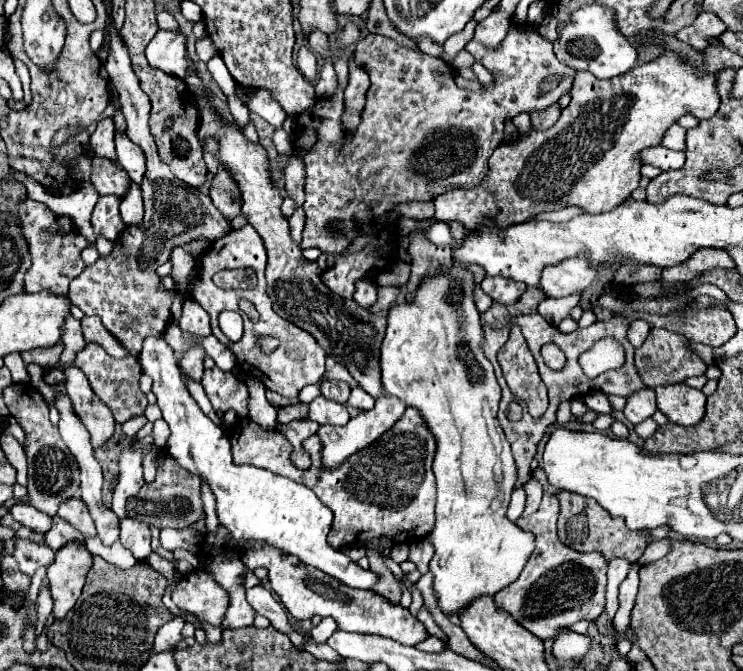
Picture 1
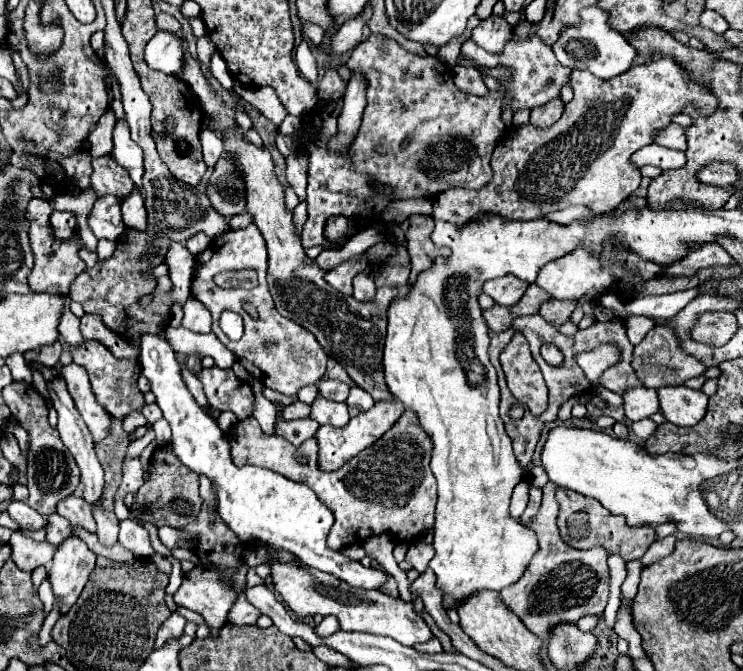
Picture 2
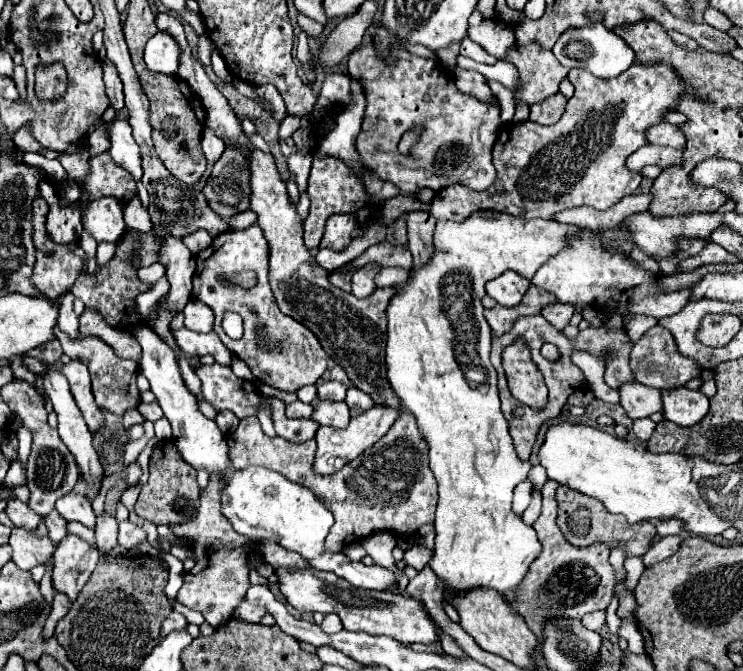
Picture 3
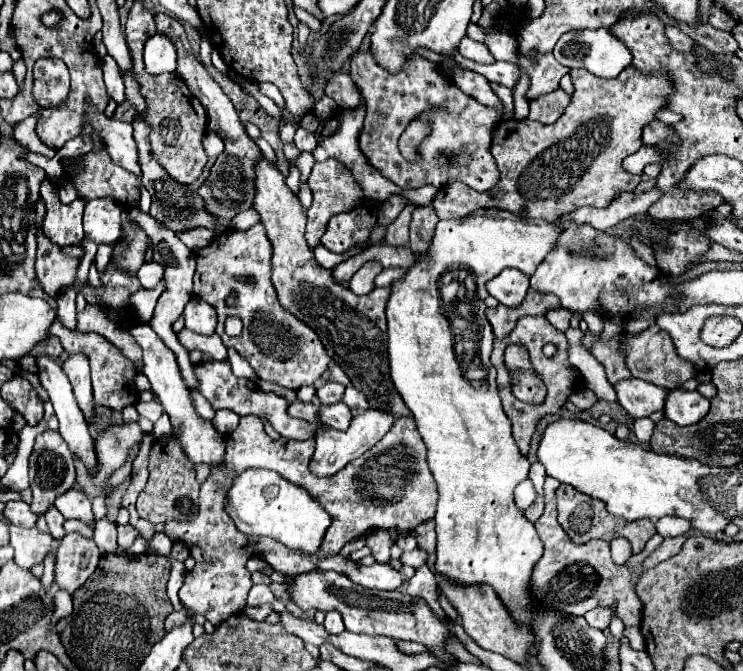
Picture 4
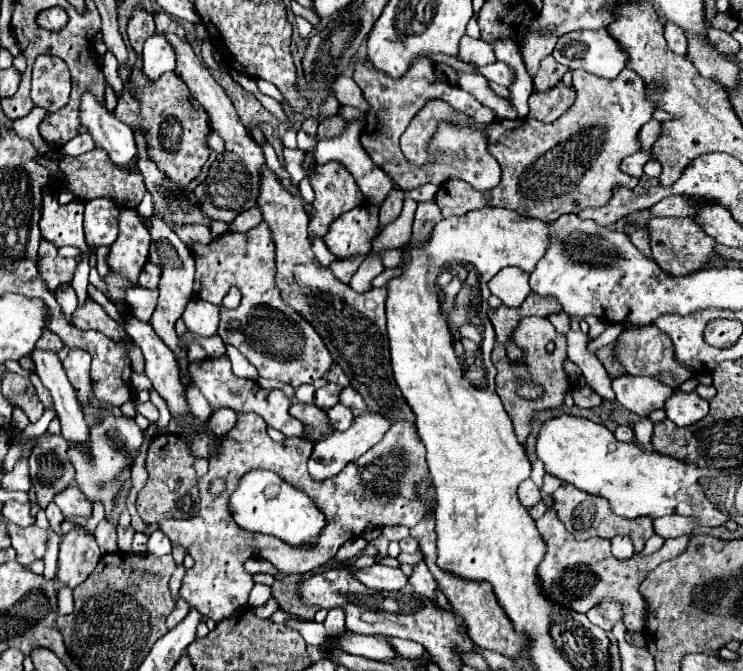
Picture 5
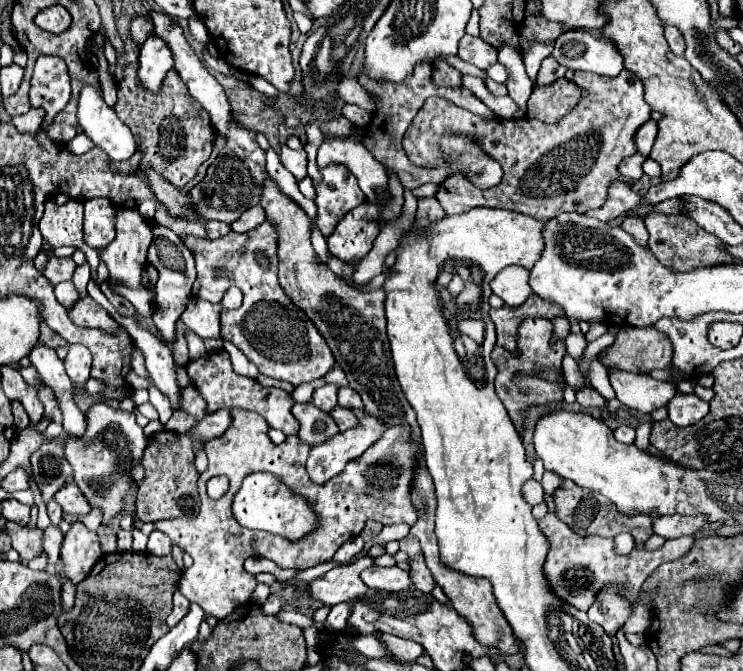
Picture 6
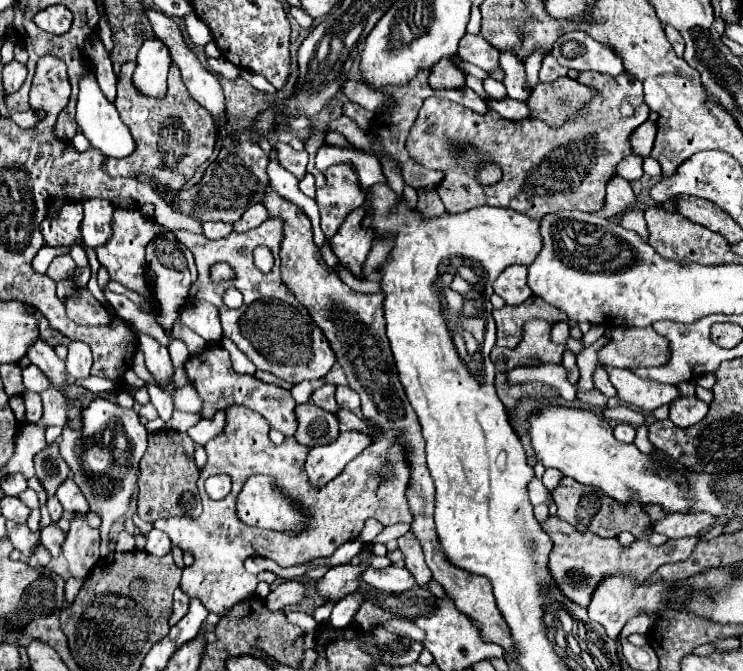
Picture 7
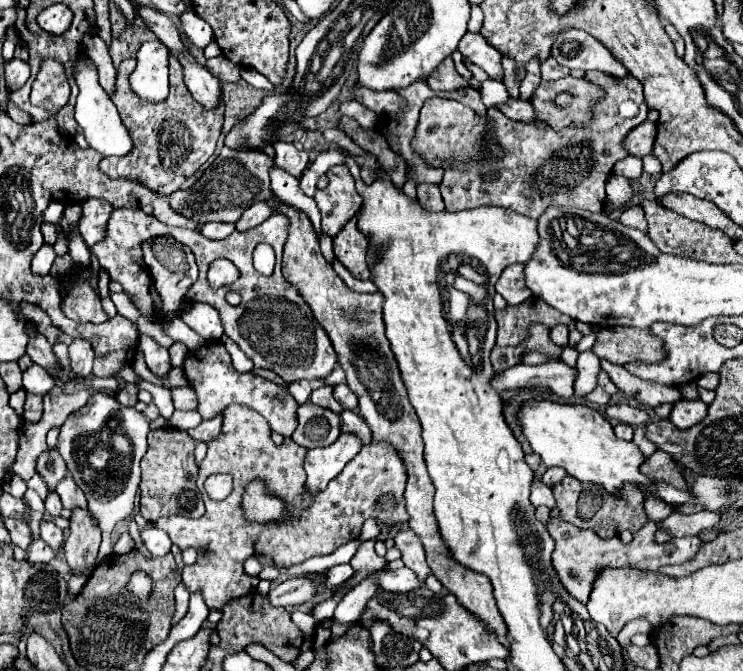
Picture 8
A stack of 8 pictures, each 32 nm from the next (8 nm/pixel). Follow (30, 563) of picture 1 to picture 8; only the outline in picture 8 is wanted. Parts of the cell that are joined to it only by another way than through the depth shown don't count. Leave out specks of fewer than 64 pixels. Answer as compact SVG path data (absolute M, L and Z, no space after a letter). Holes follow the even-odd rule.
M8 518L8 522L4 522L4 524L6 524L6 530L12 536L12 544L16 544L16 546L20 546L20 548L26 550L28 544L30 544L30 540L32 540L28 524L22 522L22 520L16 520L16 518Z

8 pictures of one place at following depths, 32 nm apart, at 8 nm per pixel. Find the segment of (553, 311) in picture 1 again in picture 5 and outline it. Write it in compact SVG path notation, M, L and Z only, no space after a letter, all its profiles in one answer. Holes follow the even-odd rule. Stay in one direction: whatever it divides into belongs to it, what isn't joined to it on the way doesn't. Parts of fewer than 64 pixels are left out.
M556 314L556 316L552 316L552 318L548 318L552 324L554 324L554 328L556 328L556 332L558 334L566 334L568 330L570 330L570 318L568 318L568 314Z

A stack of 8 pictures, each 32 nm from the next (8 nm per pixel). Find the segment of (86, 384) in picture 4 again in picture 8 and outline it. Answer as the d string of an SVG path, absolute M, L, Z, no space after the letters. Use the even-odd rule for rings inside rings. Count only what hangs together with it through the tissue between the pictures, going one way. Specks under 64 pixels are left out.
M76 338L70 344L70 364L72 364L72 372L76 376L90 376L92 374L92 364L94 364L94 348L90 340L84 338Z

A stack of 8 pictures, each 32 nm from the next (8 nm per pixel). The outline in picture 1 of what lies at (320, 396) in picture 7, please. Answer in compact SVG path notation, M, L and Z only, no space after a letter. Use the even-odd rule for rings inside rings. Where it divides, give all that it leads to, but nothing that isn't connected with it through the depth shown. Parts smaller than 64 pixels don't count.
M322 380L320 382L320 392L328 400L344 404L350 396L350 386L346 382L338 382L338 380Z

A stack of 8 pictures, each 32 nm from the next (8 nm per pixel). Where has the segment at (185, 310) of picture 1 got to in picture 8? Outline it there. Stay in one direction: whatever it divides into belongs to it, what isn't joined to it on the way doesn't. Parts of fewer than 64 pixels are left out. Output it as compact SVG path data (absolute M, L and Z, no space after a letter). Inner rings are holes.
M190 304L188 310L182 312L182 320L204 340L220 340L224 334L220 316L210 304Z

